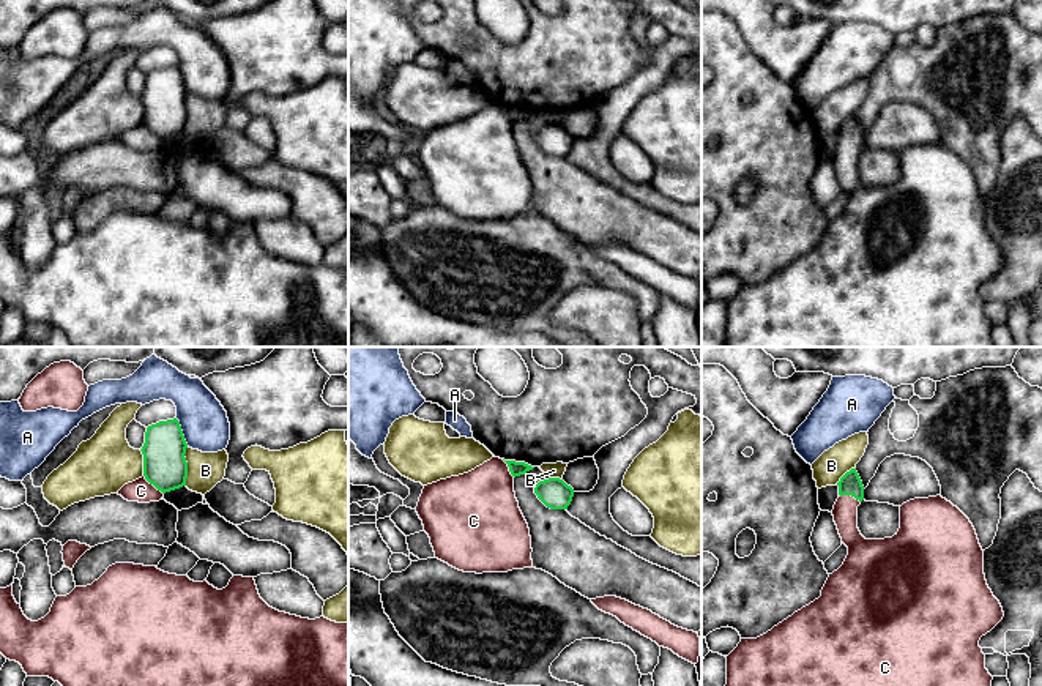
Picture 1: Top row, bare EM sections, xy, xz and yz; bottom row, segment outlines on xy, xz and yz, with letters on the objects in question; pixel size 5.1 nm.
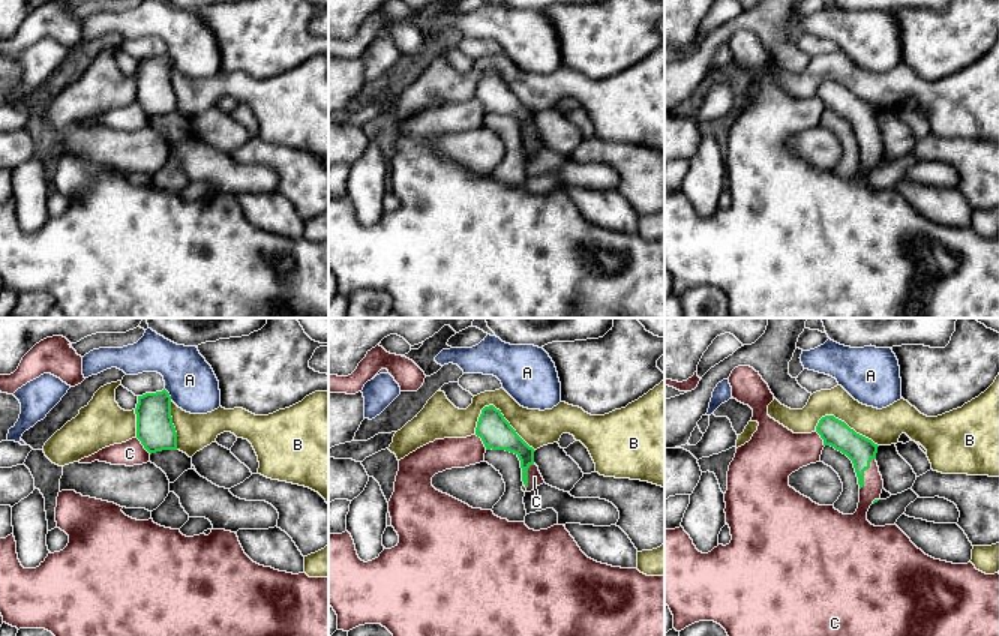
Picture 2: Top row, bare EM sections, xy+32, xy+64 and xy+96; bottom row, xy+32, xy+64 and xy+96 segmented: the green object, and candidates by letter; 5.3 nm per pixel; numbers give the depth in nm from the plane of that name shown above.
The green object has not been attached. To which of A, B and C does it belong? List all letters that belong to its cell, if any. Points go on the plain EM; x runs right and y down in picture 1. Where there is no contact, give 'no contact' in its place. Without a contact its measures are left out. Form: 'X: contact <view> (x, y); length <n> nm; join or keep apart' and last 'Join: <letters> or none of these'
A: contact xy (182, 79); length 160 nm; keep apart
B: contact xy (186, 112); length 200 nm; keep apart
C: contact xy (153, 131); length 140 nm; join
Join: C

